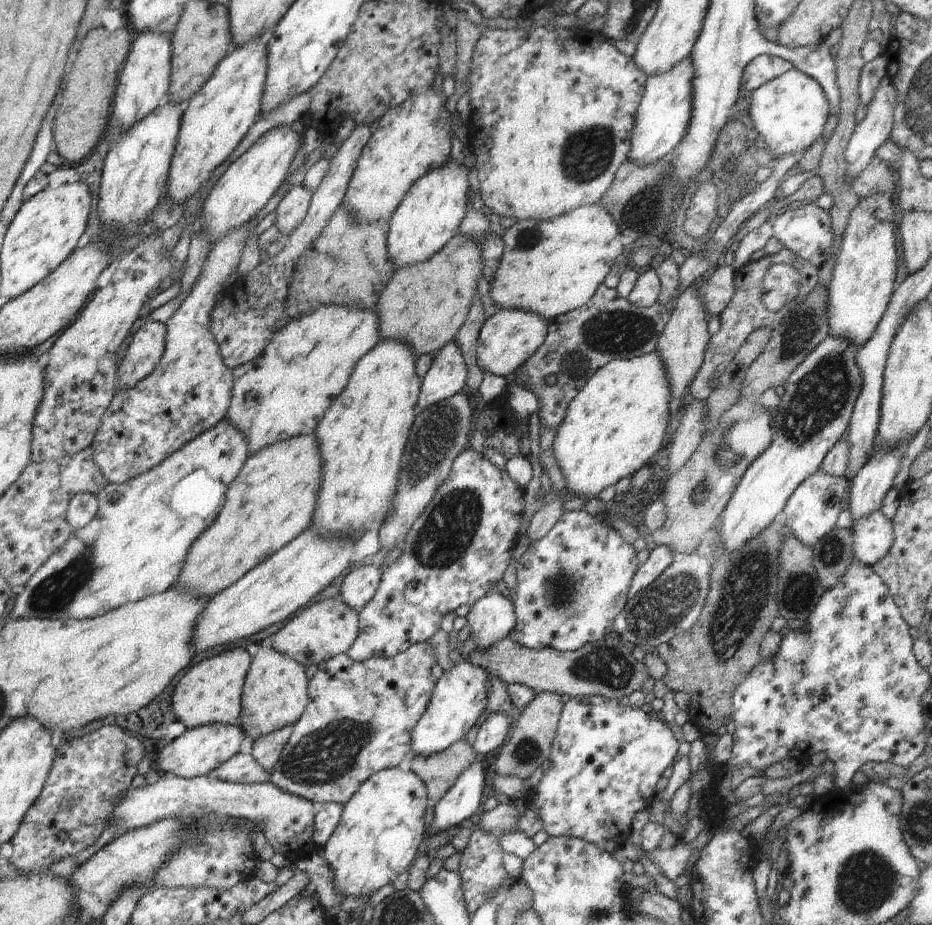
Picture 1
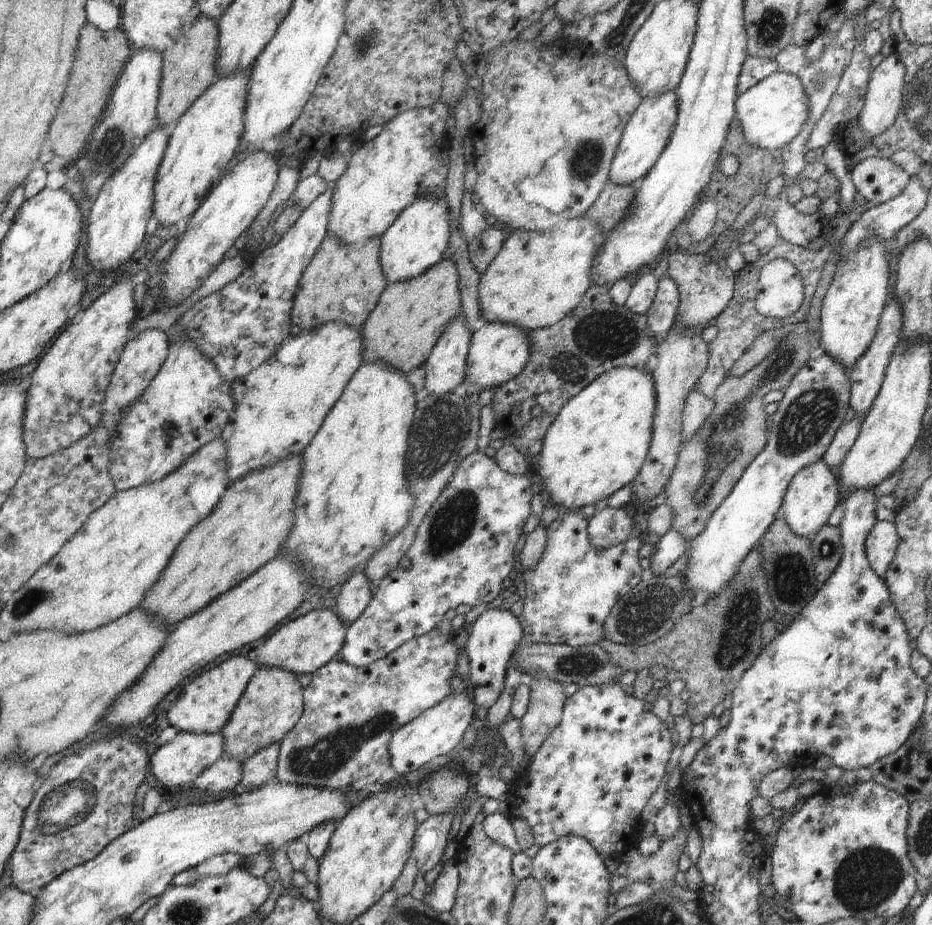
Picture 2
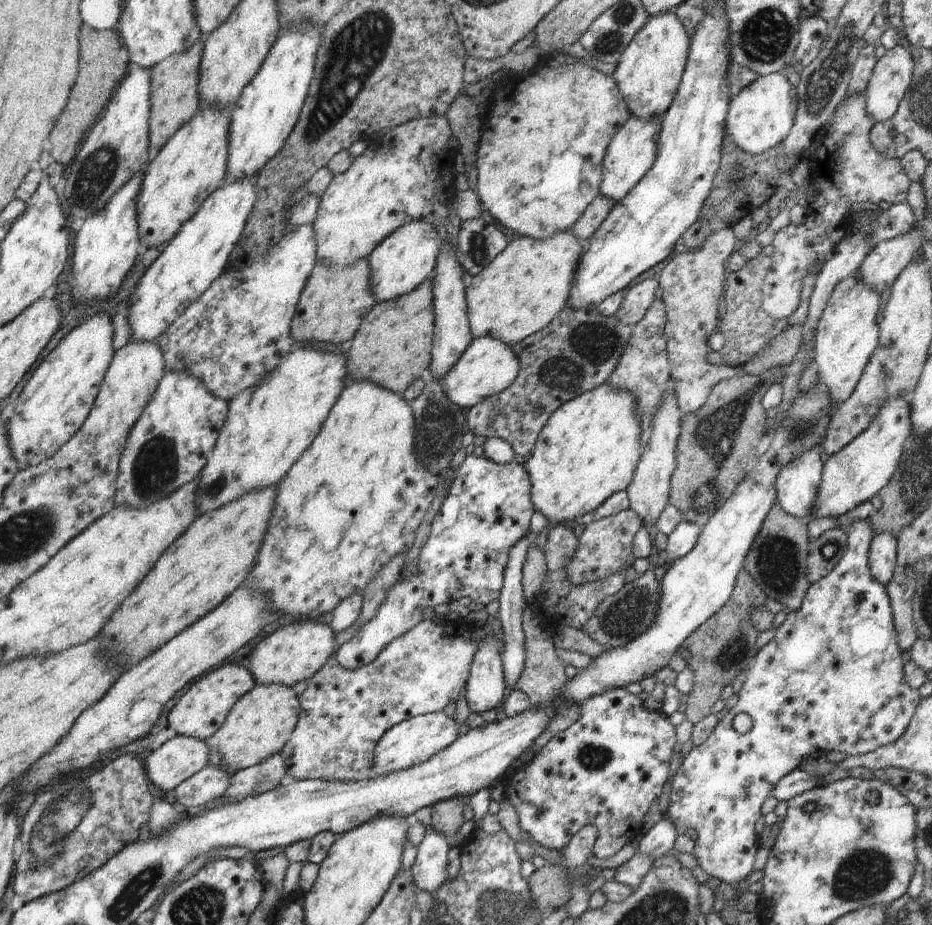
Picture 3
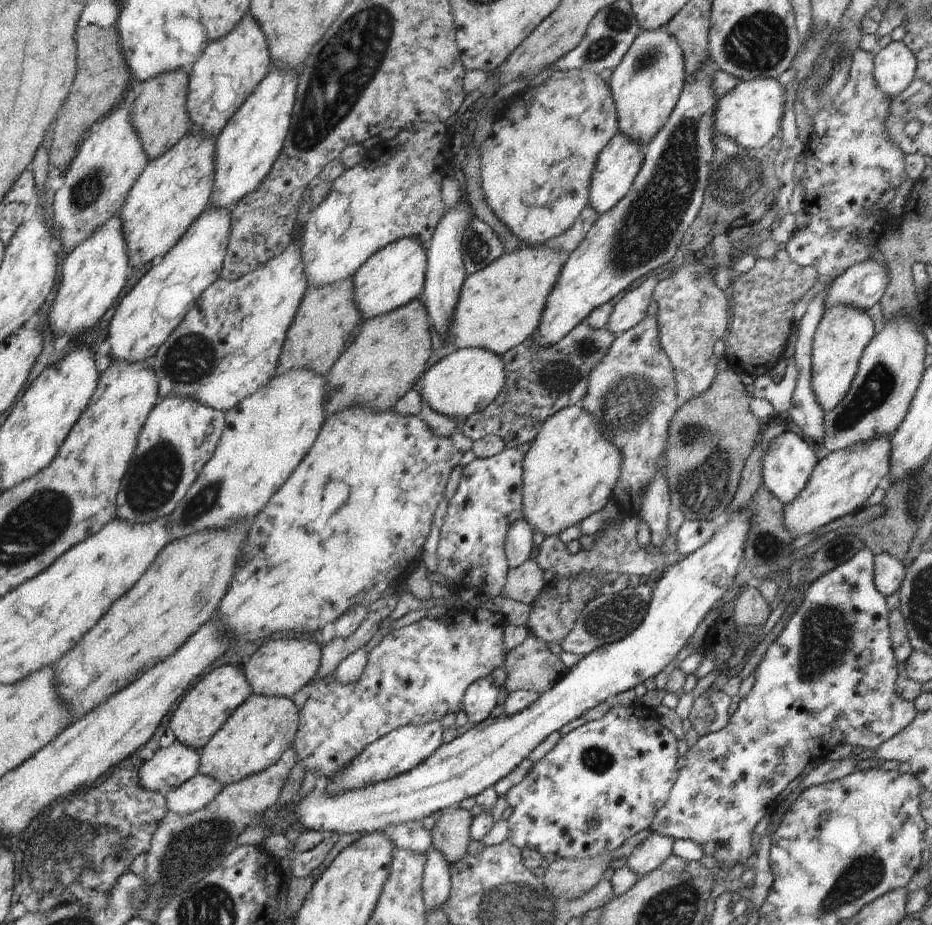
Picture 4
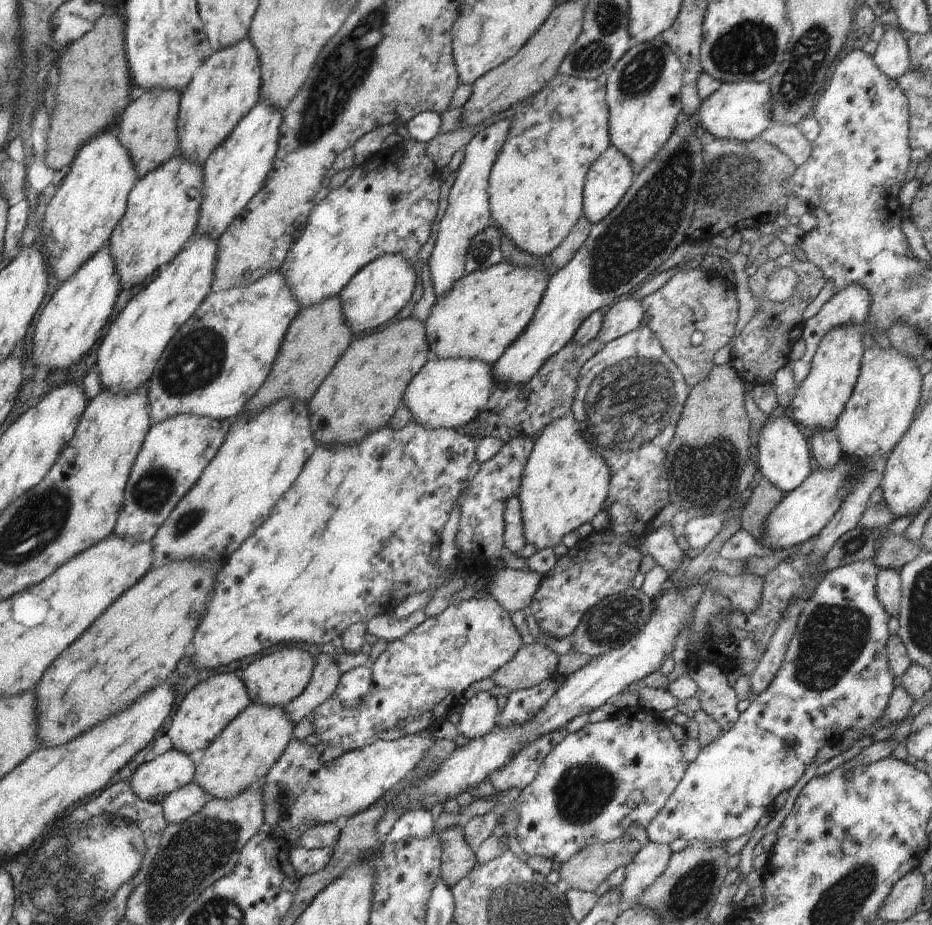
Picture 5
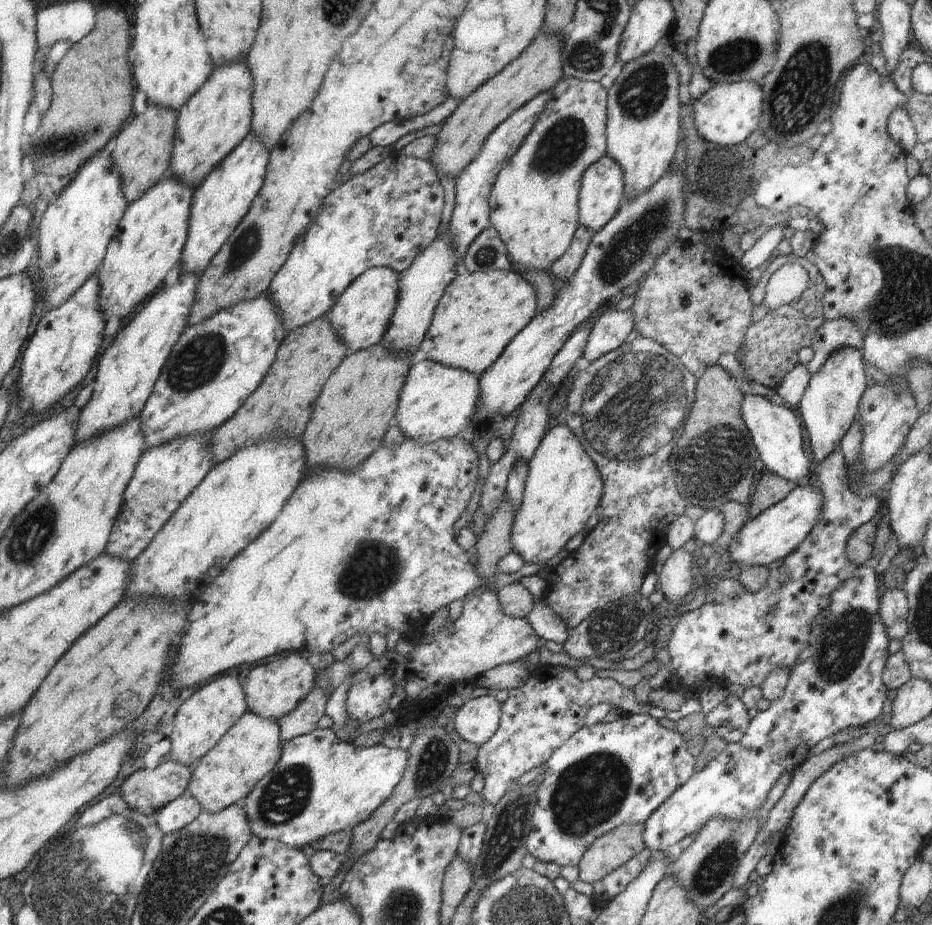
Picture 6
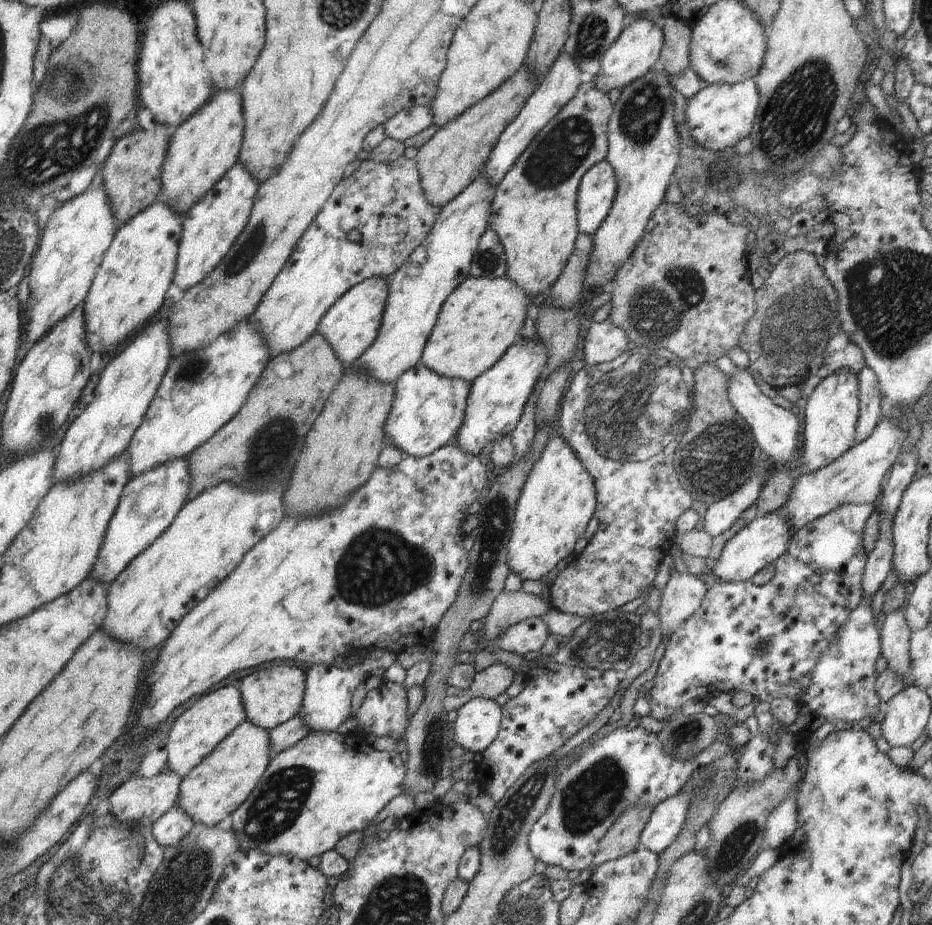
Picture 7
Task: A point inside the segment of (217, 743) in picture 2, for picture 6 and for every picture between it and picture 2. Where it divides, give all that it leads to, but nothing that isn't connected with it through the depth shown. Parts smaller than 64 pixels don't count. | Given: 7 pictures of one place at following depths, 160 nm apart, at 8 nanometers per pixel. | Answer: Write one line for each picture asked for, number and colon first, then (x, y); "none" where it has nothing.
3: (176, 760)
4: (169, 768)
5: (152, 781)
6: (147, 791)

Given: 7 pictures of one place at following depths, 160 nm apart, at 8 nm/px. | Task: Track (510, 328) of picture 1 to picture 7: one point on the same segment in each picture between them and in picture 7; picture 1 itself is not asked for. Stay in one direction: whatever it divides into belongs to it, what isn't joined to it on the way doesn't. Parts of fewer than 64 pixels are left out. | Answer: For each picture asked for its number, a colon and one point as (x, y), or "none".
2: (498, 352)
3: (488, 366)
4: (467, 380)
5: (446, 393)
6: (436, 402)
7: (427, 410)

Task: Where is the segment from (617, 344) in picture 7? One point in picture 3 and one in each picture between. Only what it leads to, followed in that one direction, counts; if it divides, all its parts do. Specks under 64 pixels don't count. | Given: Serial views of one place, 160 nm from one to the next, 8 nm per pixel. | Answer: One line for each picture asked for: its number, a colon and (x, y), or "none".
3: (639, 298)
4: (631, 309)
5: (625, 316)
6: (612, 329)

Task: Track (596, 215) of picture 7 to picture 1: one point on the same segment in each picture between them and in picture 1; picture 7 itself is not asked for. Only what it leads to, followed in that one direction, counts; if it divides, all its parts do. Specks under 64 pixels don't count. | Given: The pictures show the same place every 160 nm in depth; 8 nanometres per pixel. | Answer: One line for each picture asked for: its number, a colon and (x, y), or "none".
1: (661, 120)
2: (647, 132)
3: (632, 151)
4: (618, 163)
5: (610, 176)
6: (601, 195)

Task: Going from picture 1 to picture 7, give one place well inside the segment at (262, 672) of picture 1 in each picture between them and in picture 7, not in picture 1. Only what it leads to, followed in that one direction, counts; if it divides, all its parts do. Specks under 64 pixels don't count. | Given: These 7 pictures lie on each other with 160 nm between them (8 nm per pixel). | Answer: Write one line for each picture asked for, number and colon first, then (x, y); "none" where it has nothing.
2: (272, 703)
3: (259, 725)
4: (257, 733)
5: (243, 753)
6: (224, 776)
7: (211, 791)

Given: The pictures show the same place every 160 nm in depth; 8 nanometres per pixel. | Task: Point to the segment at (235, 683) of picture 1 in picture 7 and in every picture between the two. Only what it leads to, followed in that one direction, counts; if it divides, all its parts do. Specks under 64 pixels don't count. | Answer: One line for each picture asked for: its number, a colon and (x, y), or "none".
2: (204, 706)
3: (201, 711)
4: (204, 709)
5: (207, 709)
6: (200, 722)
7: (196, 732)

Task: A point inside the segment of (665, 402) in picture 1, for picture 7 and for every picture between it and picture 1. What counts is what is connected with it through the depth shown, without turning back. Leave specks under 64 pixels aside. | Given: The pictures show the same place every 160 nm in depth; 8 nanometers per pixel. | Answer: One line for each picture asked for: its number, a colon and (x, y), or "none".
2: (597, 444)
3: (589, 449)
4: (570, 470)
5: (565, 483)
6: (563, 487)
7: (558, 499)

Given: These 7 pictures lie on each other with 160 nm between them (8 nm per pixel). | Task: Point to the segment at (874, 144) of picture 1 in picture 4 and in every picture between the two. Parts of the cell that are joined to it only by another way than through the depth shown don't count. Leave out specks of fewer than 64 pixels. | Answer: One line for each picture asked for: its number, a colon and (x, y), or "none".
2: (884, 97)
3: (892, 75)
4: (894, 67)

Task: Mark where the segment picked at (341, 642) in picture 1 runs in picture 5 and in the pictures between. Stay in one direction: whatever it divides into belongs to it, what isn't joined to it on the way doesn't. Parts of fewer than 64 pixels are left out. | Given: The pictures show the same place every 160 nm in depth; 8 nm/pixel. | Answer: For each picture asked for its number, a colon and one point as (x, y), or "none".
2: (310, 641)
3: (296, 652)
4: (279, 668)
5: (274, 680)

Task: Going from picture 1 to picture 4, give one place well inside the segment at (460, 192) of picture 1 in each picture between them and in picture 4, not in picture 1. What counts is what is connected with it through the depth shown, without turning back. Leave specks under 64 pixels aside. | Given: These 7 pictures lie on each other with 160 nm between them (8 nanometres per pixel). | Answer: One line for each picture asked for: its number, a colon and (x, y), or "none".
2: (418, 239)
3: (400, 263)
4: (394, 276)

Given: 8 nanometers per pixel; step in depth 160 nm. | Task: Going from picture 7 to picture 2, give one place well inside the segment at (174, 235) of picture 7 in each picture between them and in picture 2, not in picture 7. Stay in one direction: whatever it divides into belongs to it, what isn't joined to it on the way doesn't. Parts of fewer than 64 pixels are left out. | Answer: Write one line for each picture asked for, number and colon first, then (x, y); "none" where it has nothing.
2: (206, 137)
3: (192, 164)
4: (174, 189)
5: (161, 218)
6: (149, 240)

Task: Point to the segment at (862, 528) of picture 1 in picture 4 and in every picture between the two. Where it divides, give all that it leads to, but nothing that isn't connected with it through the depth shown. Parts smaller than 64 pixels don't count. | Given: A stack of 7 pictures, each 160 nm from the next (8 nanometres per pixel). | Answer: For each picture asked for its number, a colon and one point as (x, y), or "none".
2: (882, 541)
3: (882, 556)
4: (888, 572)

